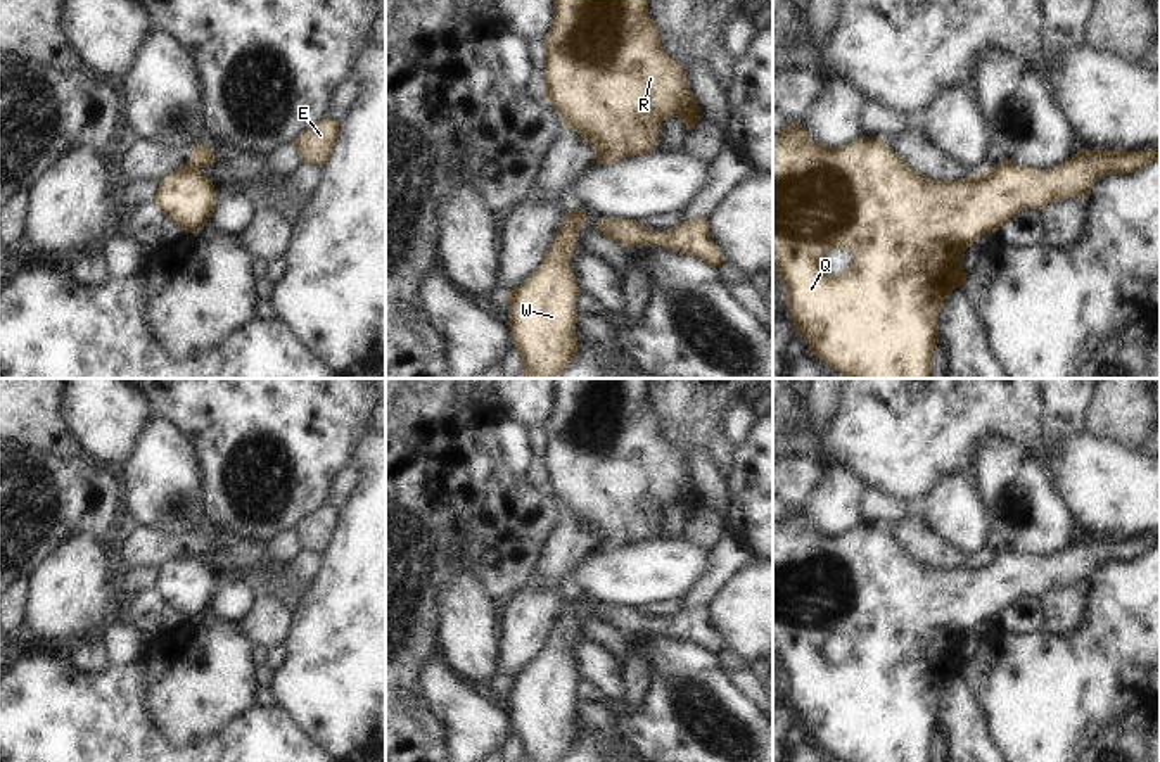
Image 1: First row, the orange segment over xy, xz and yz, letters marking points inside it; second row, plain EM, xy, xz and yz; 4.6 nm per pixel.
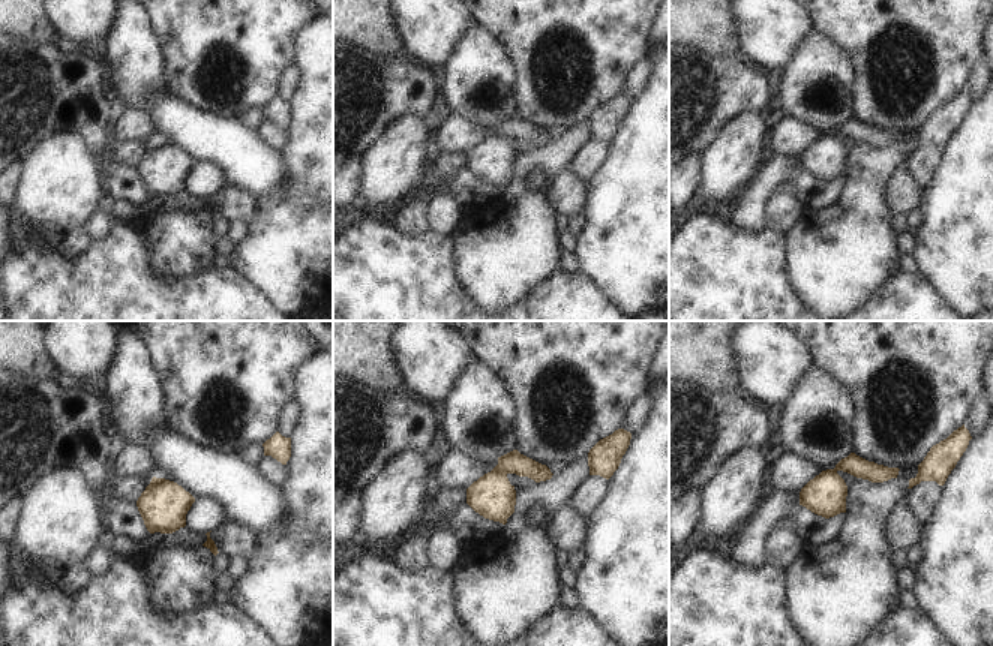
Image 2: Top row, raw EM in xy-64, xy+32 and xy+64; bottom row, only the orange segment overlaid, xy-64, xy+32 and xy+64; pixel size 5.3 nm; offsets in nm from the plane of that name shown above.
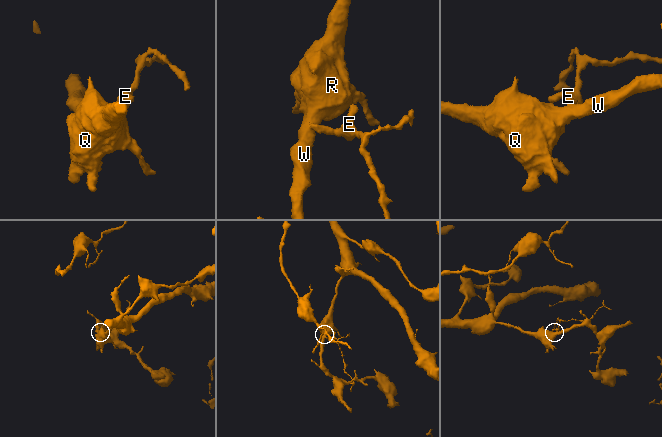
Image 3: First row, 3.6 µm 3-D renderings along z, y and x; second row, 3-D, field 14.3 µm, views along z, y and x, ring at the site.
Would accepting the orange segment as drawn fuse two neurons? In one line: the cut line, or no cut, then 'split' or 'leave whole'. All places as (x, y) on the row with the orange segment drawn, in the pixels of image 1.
xy (180, 166), (197, 170) | split

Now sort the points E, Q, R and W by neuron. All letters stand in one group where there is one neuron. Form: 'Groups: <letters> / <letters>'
Groups: E / Q R W

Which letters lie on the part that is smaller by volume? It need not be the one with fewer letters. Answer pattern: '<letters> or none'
E

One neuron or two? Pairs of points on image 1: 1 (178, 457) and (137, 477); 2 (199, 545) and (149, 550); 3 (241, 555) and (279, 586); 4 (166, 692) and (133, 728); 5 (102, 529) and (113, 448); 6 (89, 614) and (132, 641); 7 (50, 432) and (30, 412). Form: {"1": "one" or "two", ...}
{"1": "one", "2": "one", "3": "one", "4": "two", "5": "two", "6": "two", "7": "one"}

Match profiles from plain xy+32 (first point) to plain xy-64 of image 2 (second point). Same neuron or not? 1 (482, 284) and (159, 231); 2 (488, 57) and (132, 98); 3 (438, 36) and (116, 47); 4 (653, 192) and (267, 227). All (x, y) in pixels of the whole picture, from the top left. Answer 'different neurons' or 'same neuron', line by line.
1: same neuron
2: same neuron
3: different neurons
4: same neuron

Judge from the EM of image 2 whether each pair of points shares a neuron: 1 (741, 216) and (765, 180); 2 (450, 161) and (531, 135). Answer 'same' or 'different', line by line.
1: same
2: different

